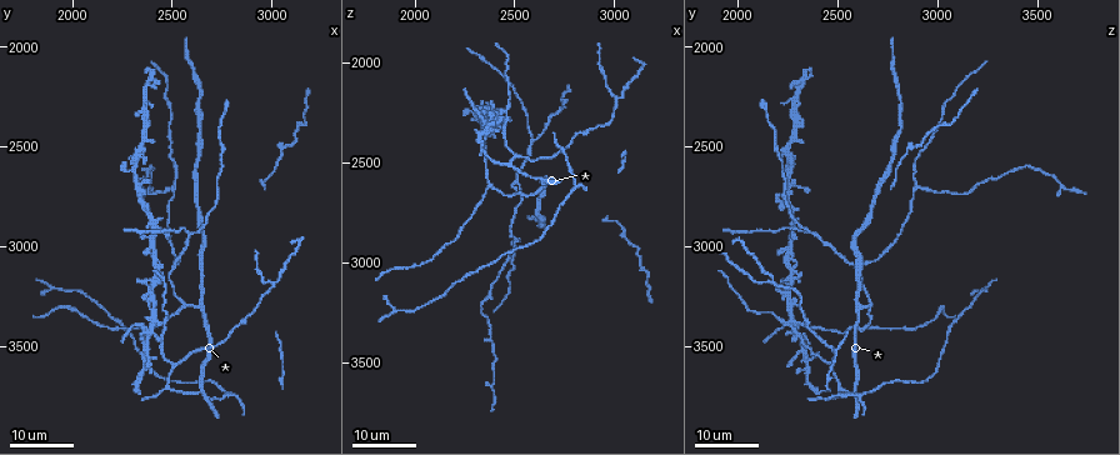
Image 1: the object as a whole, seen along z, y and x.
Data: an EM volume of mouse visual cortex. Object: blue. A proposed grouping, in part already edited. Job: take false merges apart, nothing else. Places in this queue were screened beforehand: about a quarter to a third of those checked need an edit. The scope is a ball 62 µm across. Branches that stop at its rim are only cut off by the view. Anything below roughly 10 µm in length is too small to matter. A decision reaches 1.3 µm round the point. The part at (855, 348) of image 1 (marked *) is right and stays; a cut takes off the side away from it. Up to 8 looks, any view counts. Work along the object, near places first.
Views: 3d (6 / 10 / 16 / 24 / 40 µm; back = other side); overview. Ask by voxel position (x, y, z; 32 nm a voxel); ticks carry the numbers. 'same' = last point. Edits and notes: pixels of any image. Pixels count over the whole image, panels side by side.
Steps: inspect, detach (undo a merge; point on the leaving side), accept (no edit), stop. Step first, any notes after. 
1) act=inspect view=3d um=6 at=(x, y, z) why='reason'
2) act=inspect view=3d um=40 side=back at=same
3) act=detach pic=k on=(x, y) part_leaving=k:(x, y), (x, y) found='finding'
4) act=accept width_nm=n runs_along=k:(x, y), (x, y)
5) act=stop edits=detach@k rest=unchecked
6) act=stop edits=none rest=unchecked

act=inspect view=3d um=16 at=(2450, 3390, 2240) why='two arms in line, one across'

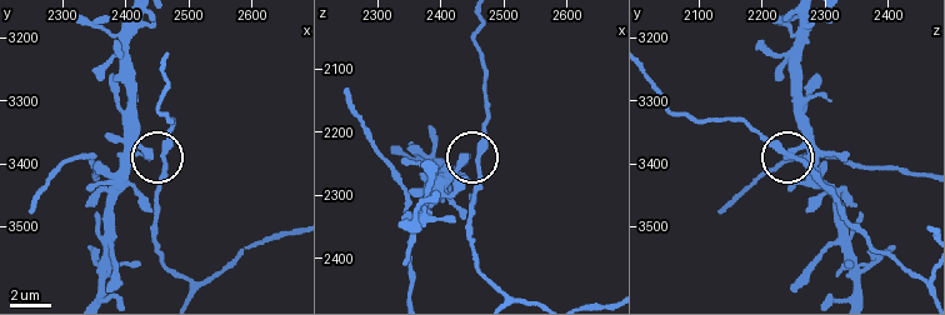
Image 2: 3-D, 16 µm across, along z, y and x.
act=inspect view=3d um=10 at=(2460, 3385, 2235) why='closer look'

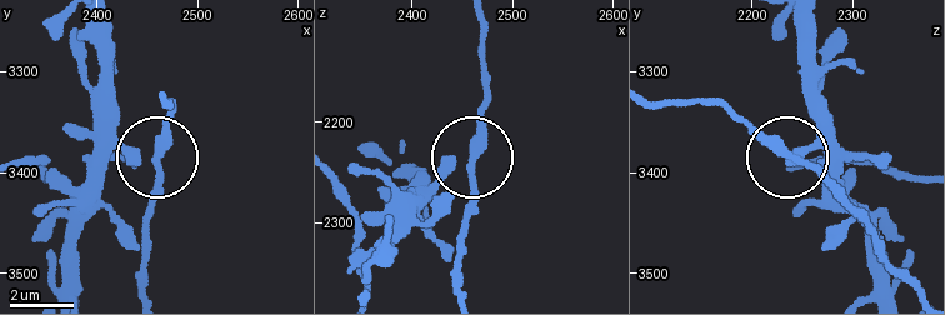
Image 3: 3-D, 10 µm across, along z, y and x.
act=accept arms=3 runs_along=3:(464, 291), (464, 210), (485, 100) found='one cell here'

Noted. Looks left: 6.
act=inspect view=3d um=16 at=(2580, 2930, 2390) why='three arms meet'

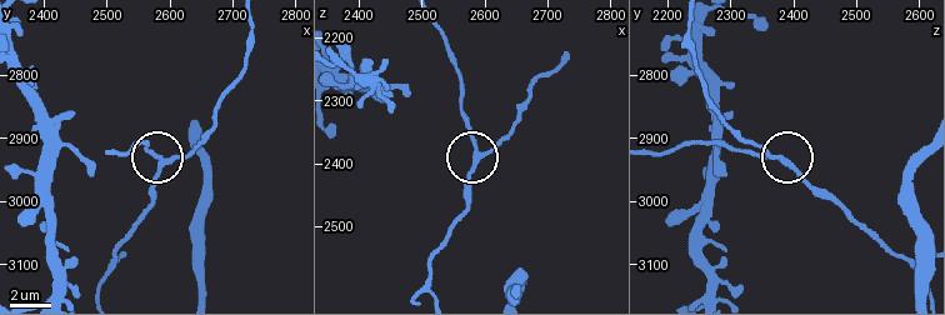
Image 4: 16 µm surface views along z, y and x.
act=inspect view=3d um=6 at=(2590, 2930, 2385)

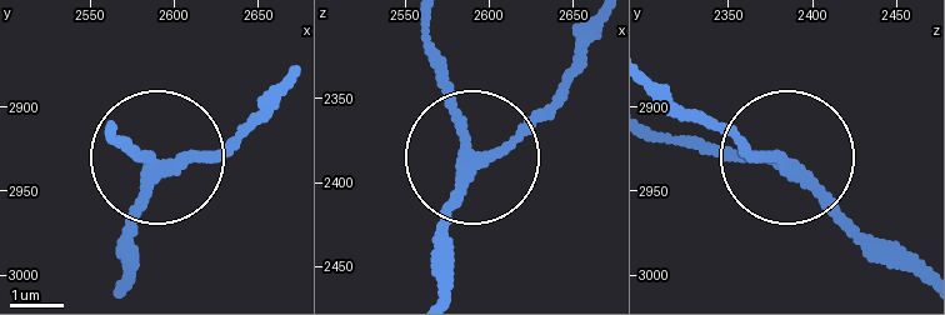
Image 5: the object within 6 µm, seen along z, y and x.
act=accept arms=3 found='continuous, no second cell'

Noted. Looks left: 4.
act=inspect view=3d um=16 at=(2370, 3420, 2610)

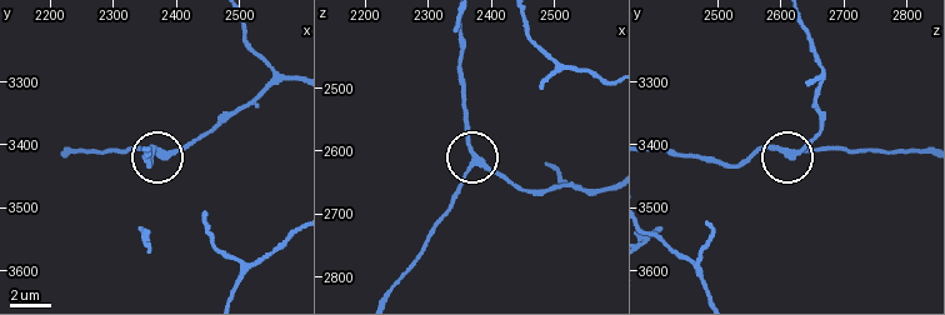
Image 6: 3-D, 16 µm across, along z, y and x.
act=inspect view=3d um=10 at=(2370, 3410, 2610) why='zoom in'

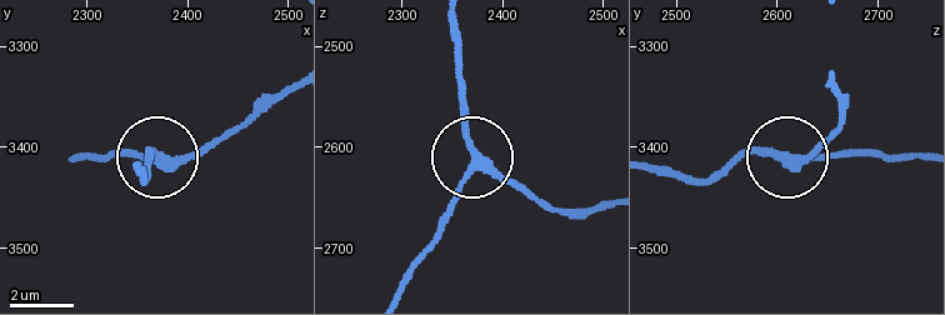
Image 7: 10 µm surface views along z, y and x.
act=accept arms=3 runs_along=7:(288, 88), (191, 154), (105, 158) found='one cell here'

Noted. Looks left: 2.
act=inspect view=3d um=16 at=(2510, 3100, 2590) why='a fork'

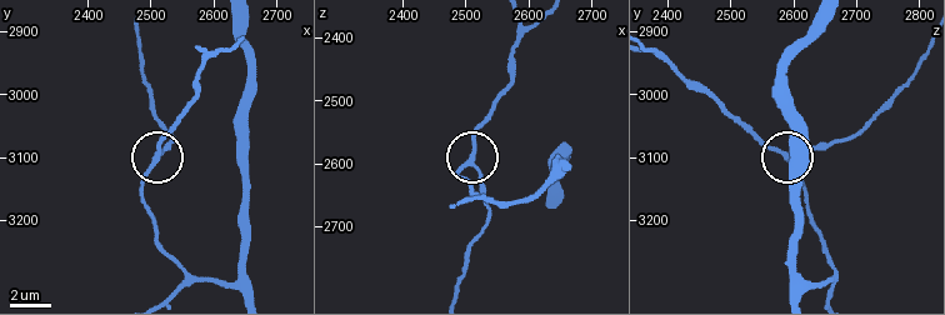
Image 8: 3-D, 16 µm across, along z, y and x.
act=inspect view=3d um=10 at=(2505, 3100, 2595)

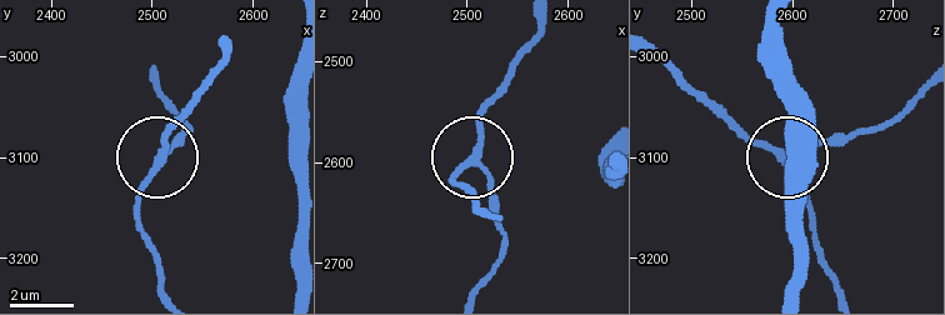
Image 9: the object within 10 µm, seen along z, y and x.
act=accept runs_along=9:(165, 293), (136, 195), (163, 131), (181, 109) found='continuous, no second cell'

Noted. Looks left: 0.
act=stop edits=none rest=unchecked

